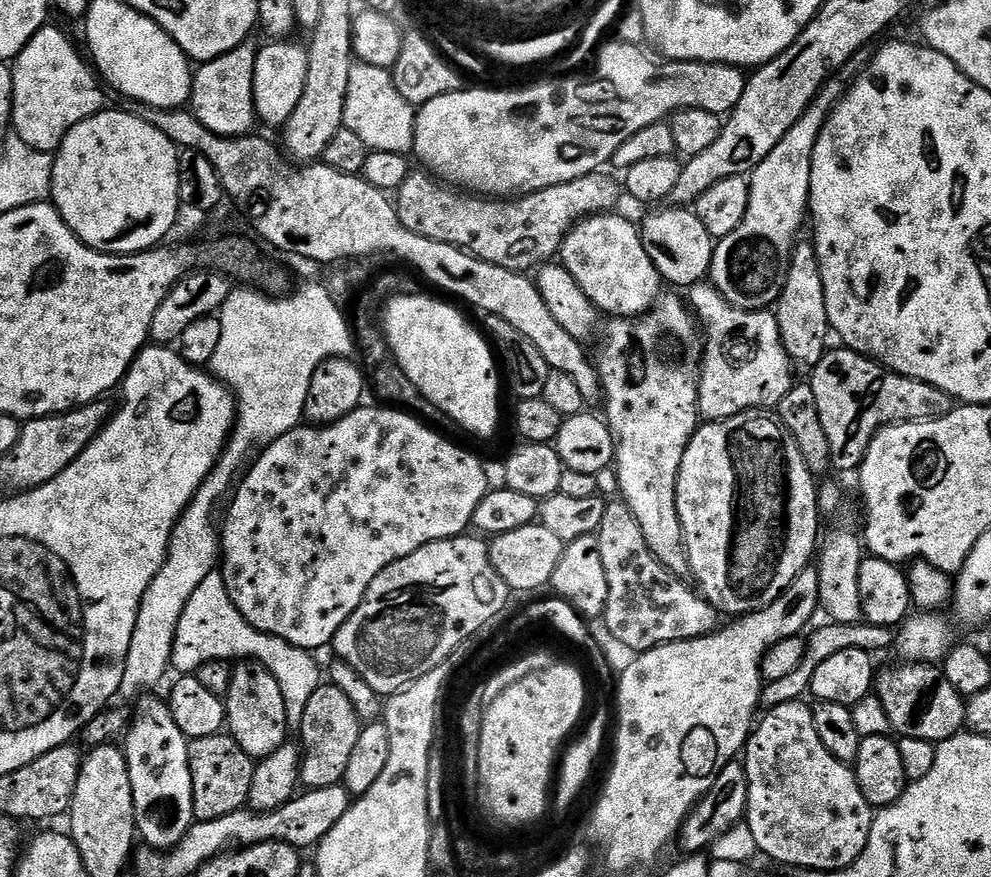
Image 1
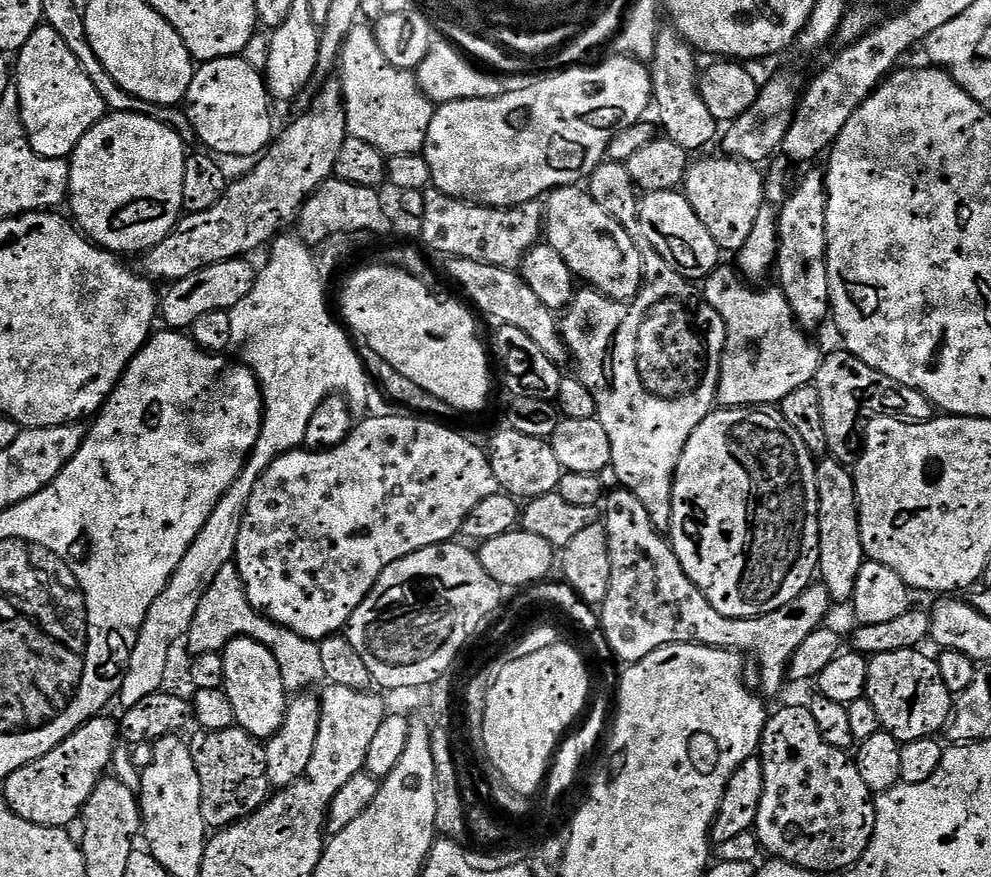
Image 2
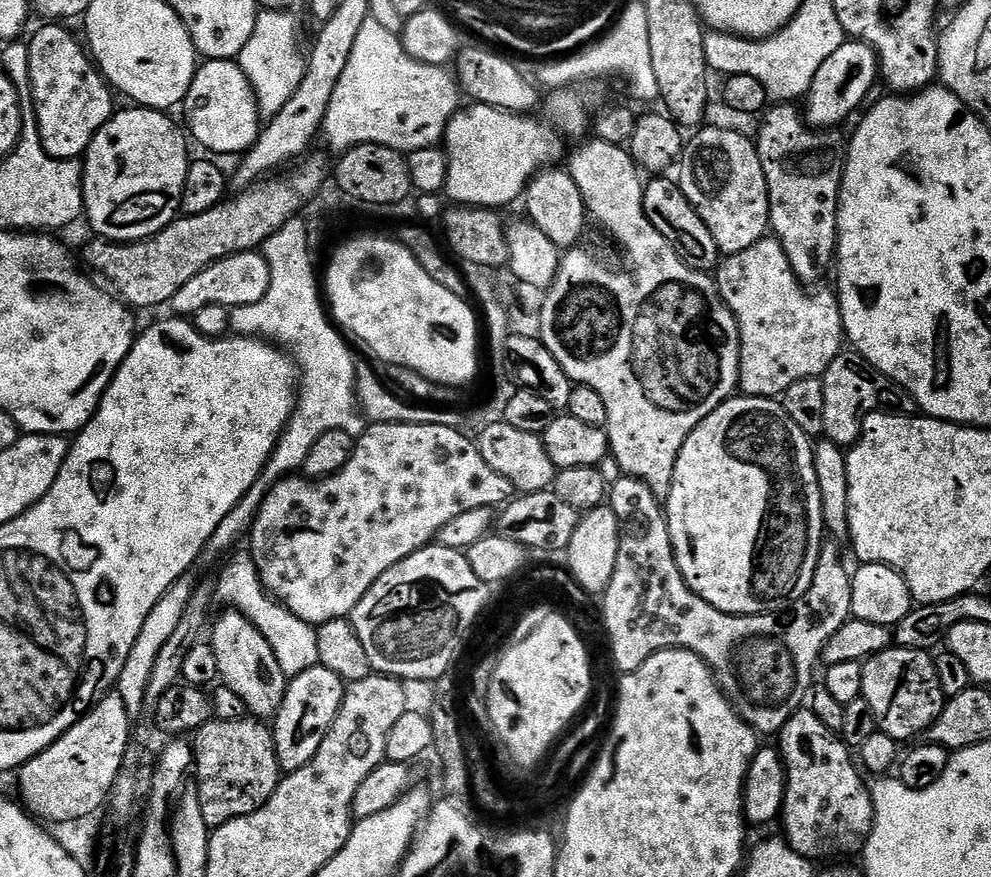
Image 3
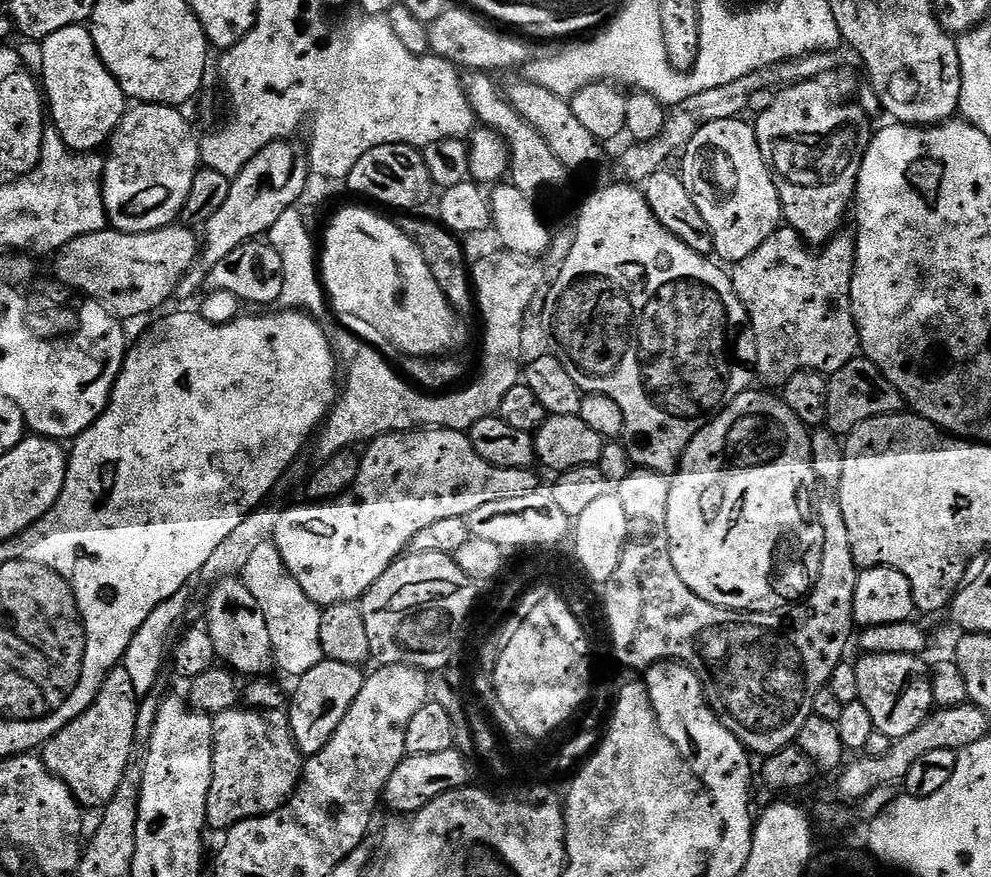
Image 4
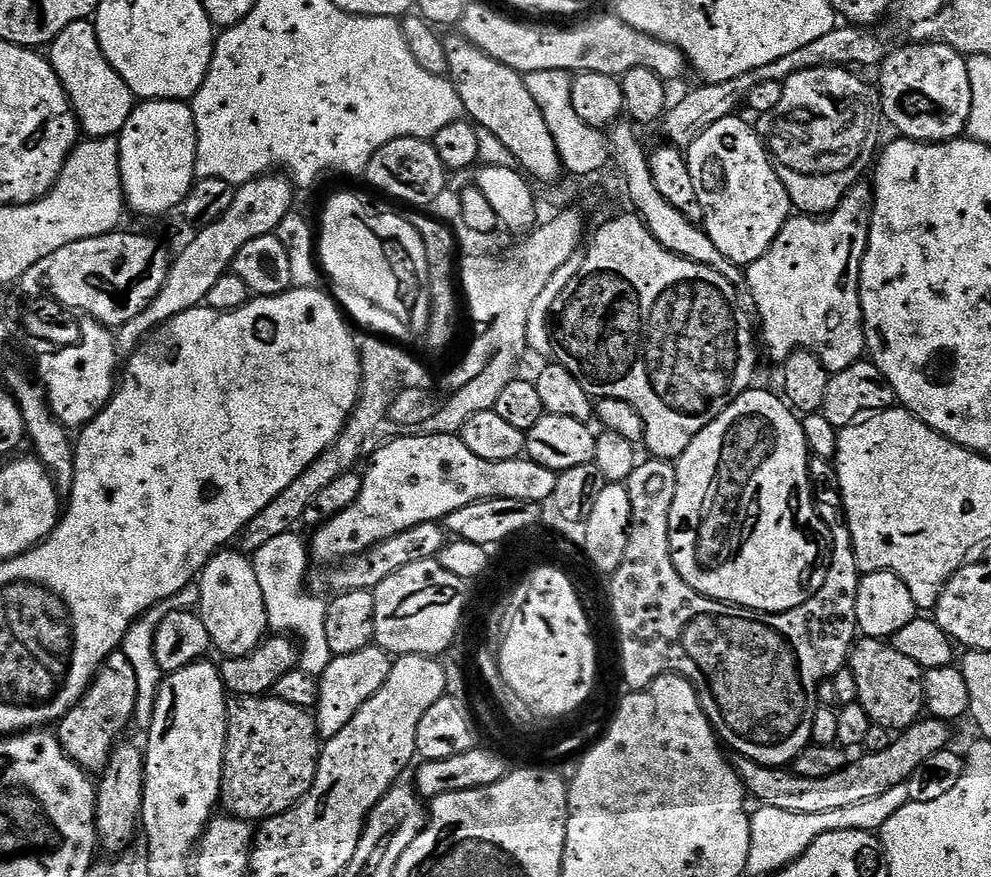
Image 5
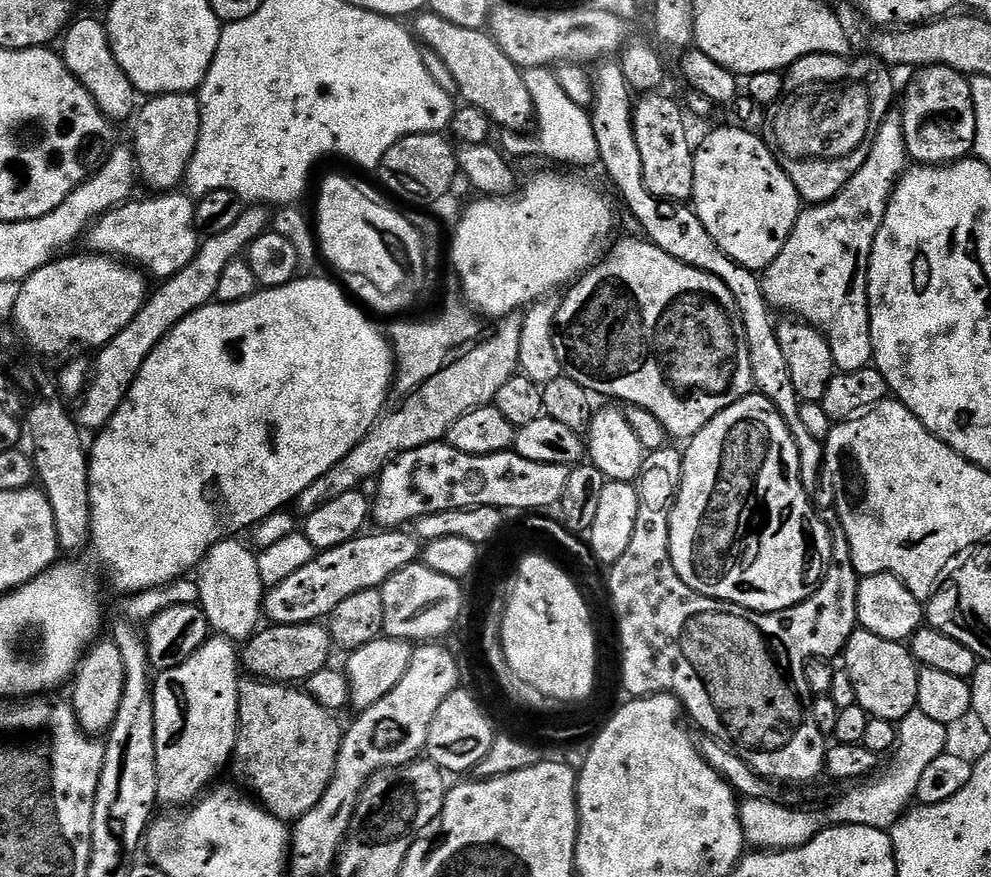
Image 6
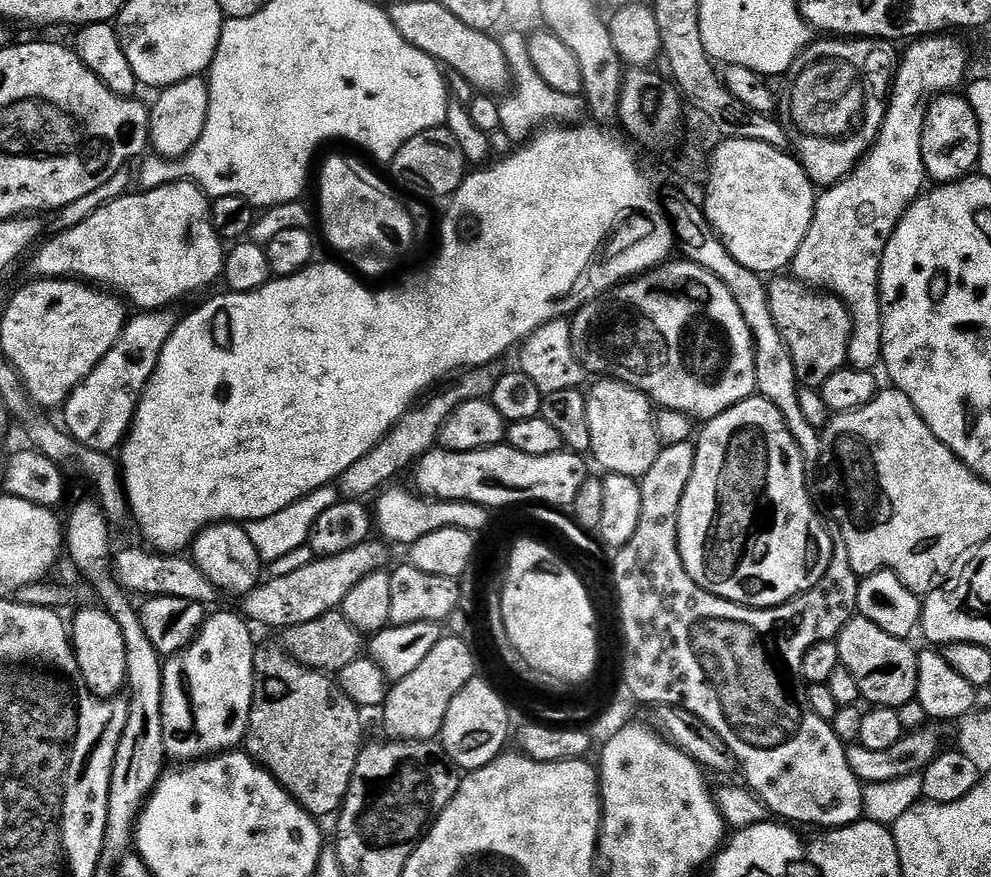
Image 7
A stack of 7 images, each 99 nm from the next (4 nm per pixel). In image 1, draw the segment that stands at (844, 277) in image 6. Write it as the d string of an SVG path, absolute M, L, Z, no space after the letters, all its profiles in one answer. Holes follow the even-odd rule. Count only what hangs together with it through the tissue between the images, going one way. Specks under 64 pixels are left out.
M711 282L687 289L686 300L702 329L704 358L700 362L700 415L705 421L725 420L743 412L772 410L790 394L794 365L782 346L778 322L771 311L738 310L718 294Z

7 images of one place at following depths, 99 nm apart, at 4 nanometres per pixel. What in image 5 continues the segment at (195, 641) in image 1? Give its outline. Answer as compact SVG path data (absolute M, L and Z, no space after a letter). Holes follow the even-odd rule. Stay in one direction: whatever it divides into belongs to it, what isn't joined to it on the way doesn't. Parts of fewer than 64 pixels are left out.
M293 530L286 534L278 534L278 538L270 538L270 542L259 548L251 557L251 561L254 574L258 574L258 586L262 586L269 629L273 633L287 634L302 642L299 671L319 678L326 666L330 666L333 657L330 642L326 639L328 606L323 599L320 601L319 595L313 594L306 587L306 581L309 579L310 548L298 533L299 531Z

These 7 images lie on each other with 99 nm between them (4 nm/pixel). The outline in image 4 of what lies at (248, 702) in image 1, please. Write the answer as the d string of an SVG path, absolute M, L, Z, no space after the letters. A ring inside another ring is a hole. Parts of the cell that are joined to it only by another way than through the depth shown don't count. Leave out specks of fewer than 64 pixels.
M240 578L223 580L215 585L211 592L206 627L210 638L214 638L217 657L233 672L239 672L241 677L267 677L271 673L268 671L273 671L274 668L270 630L266 626L266 618L254 594L250 594L250 590Z

